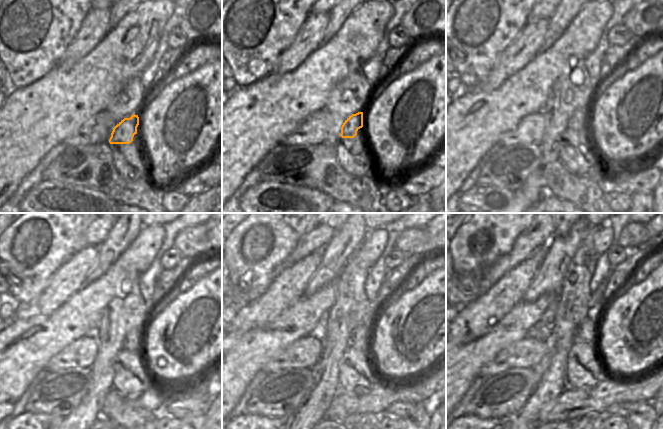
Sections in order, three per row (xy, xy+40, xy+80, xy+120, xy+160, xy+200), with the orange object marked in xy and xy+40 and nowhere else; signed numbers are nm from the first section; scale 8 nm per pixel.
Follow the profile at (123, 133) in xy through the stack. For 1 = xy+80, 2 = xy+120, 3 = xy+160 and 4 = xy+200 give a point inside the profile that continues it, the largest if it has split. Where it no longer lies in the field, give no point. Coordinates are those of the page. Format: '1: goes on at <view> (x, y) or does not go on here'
1: goes on at xy+80 (580, 119)
2: goes on at xy+120 (133, 341)
3: goes on at xy+160 (360, 336)
4: goes on at xy+200 (585, 332)

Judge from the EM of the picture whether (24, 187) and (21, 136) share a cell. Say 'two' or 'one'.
two

